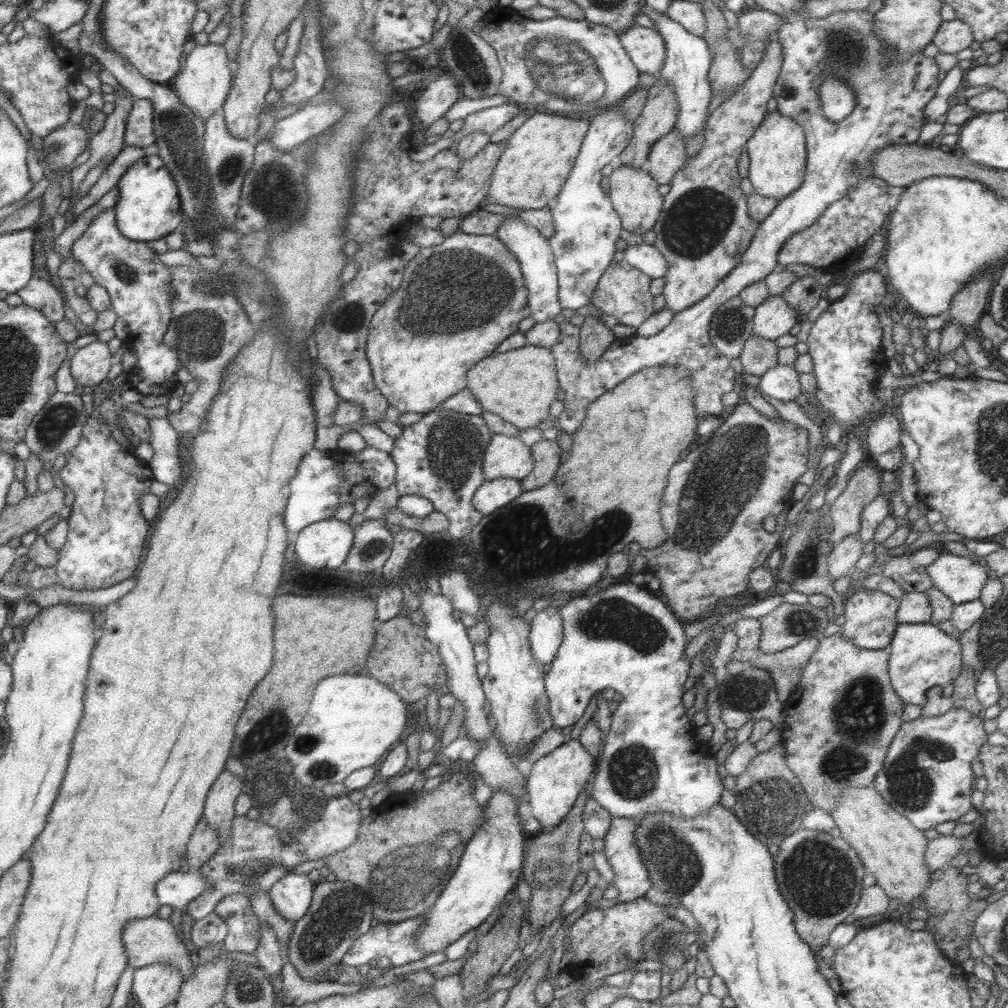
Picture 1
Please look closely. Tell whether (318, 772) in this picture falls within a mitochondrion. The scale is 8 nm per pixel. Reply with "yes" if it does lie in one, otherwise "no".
yes

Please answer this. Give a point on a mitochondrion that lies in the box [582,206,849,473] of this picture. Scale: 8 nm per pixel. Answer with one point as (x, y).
(729, 324)

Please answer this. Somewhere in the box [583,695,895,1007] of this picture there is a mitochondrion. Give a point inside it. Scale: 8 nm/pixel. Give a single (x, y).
(822, 882)

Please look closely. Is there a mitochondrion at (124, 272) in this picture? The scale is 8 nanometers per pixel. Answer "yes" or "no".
yes

